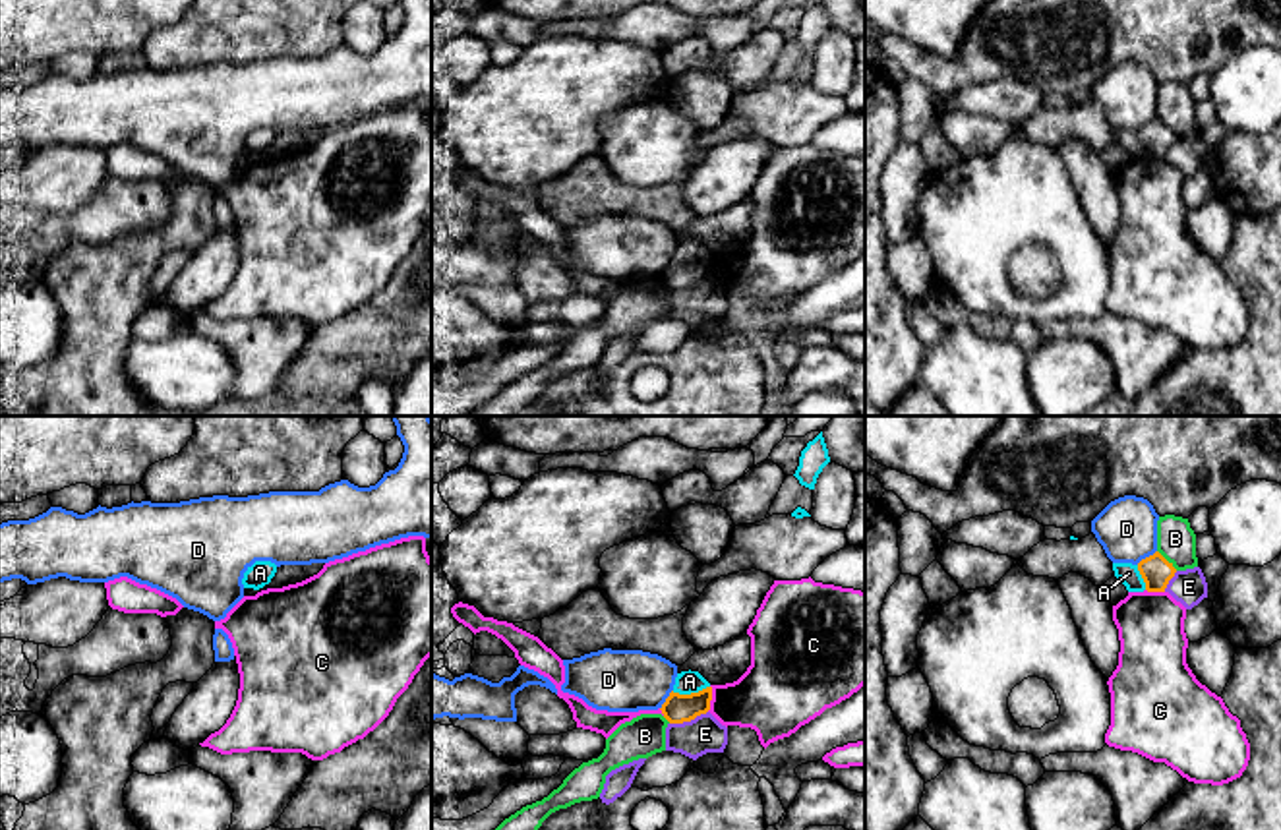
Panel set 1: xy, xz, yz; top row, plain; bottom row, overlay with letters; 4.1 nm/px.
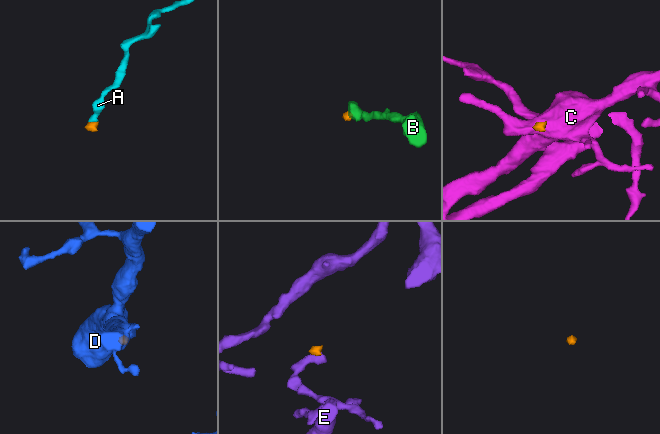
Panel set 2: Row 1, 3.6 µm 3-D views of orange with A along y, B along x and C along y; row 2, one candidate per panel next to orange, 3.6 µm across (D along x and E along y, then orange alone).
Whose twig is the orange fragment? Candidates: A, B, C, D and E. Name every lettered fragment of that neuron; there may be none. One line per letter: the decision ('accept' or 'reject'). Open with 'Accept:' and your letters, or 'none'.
Accept: A
A: accept
B: reject
C: reject
D: reject
E: reject

